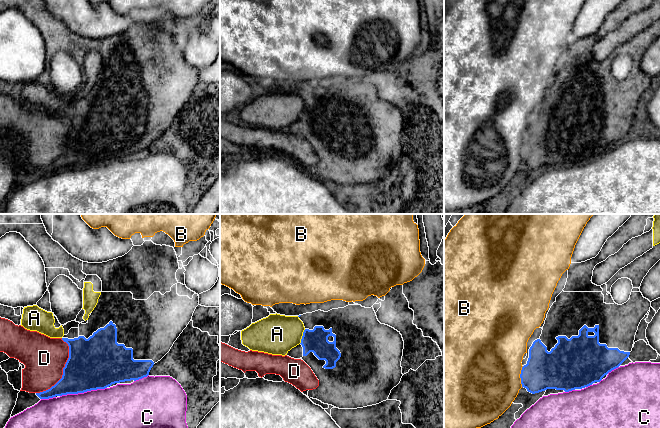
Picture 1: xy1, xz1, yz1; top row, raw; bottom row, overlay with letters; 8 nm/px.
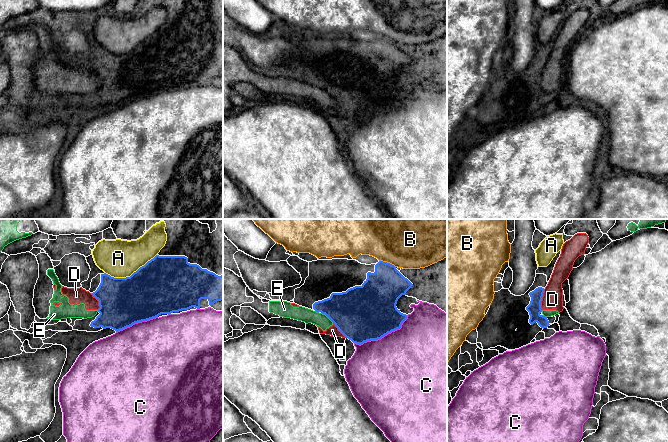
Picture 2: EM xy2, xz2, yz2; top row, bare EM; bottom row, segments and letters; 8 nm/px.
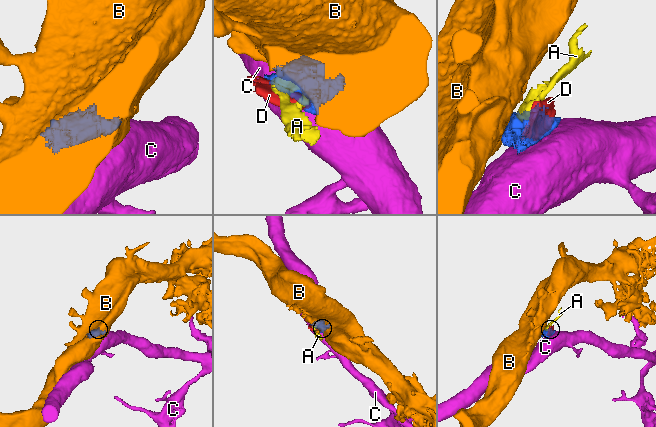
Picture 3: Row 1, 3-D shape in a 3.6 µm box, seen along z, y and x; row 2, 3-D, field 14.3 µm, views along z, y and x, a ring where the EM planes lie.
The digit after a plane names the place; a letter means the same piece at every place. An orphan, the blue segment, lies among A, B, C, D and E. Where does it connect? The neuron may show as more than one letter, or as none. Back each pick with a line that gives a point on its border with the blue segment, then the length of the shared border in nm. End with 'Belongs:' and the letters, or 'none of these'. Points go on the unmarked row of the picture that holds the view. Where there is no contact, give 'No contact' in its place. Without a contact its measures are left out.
Belongs: none of these

